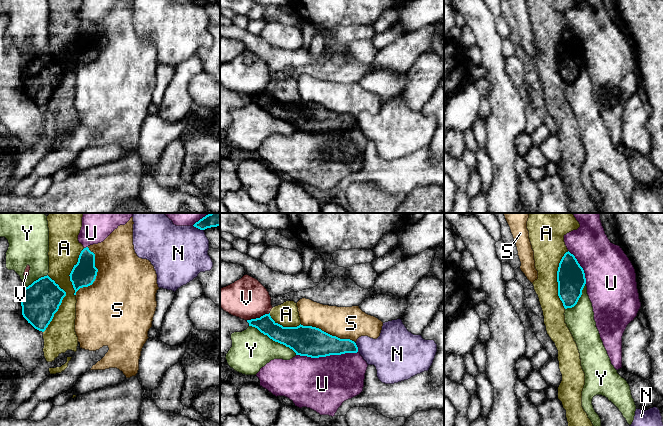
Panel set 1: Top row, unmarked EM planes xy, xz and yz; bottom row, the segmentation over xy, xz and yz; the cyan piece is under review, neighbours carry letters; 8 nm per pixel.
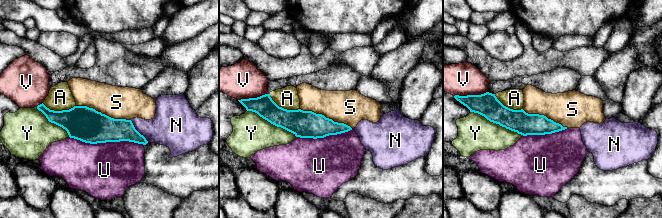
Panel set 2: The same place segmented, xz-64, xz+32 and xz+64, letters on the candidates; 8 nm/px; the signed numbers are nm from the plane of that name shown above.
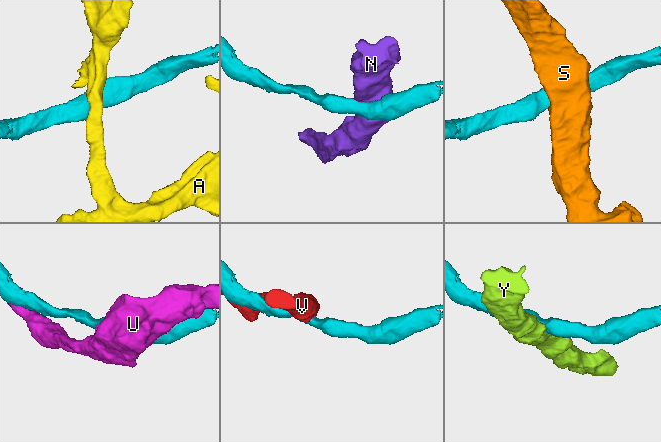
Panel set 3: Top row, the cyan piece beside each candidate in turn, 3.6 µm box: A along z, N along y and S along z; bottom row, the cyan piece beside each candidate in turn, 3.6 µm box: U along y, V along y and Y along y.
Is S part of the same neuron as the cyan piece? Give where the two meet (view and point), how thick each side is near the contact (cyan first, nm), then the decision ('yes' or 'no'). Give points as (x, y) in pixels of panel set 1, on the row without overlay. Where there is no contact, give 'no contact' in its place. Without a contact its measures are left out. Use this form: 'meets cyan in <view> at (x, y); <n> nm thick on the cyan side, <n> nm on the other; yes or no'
meets cyan in xy at (96, 51); 200 nm thick on the cyan side, 500 nm on the other; no

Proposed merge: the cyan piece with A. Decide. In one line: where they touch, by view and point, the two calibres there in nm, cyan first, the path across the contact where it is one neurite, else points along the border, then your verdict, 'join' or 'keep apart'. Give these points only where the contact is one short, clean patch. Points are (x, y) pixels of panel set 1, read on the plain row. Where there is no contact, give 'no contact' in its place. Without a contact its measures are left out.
contact xy (60, 80); calibres 300 and 240 nm; join

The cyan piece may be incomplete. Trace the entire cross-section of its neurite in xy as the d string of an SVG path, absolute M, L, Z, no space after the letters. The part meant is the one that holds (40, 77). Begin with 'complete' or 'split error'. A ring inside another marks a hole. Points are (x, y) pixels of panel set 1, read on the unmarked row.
split error | M48 0L49 49L34 57L22 68L22 91L35 105L43 108L44 133L54 137L67 126L77 127L78 113L75 108L76 68L93 60L98 45L95 30L78 17L82 0Z

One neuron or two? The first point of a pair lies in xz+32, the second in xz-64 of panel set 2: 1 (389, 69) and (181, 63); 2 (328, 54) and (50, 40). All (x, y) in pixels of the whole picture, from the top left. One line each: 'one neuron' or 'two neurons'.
1: one neuron
2: two neurons

